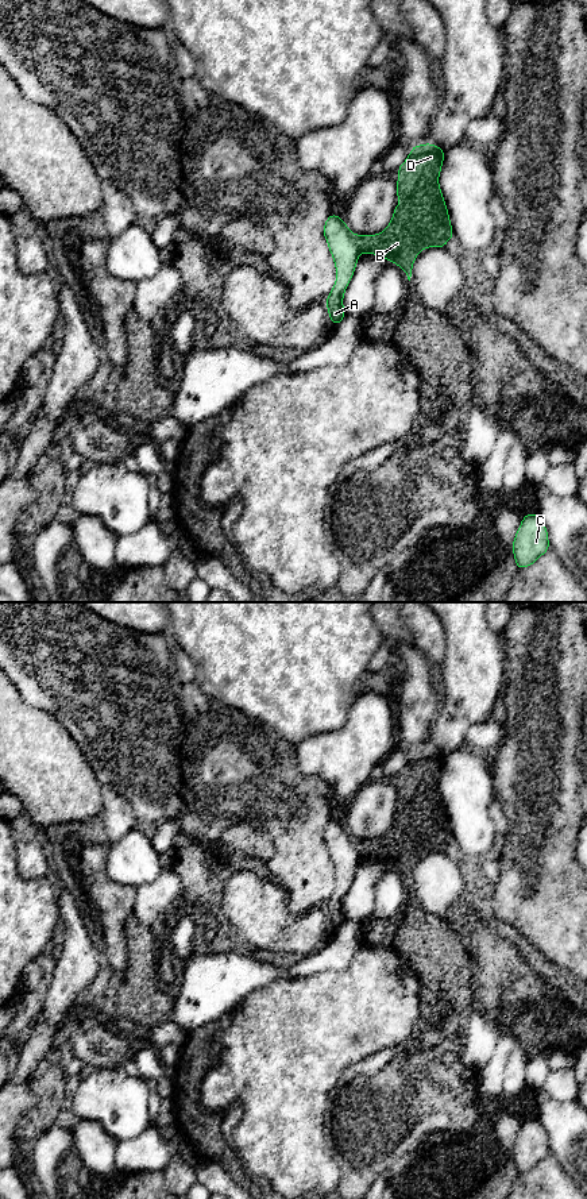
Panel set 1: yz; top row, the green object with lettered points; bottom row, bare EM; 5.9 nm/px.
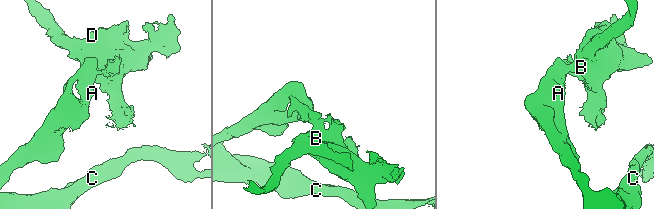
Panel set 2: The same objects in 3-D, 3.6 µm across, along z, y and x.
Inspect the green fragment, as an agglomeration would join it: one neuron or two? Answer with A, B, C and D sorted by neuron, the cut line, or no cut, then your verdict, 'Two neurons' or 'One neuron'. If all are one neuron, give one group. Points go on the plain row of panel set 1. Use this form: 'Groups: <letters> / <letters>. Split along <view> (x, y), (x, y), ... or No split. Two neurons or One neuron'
Groups: A C / B D. Split along yz (352, 840), (359, 858). Two neurons

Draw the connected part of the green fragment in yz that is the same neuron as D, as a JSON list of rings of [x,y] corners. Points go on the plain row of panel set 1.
[[[413,751],[398,772],[397,802],[401,809],[395,811],[391,828],[379,840],[354,840],[359,857],[389,864],[406,878],[409,886],[420,856],[445,852],[453,843],[439,791],[443,766],[444,755],[437,751]]]

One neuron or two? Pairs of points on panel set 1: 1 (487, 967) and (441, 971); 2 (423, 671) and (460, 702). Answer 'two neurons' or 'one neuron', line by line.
1: two neurons
2: two neurons

